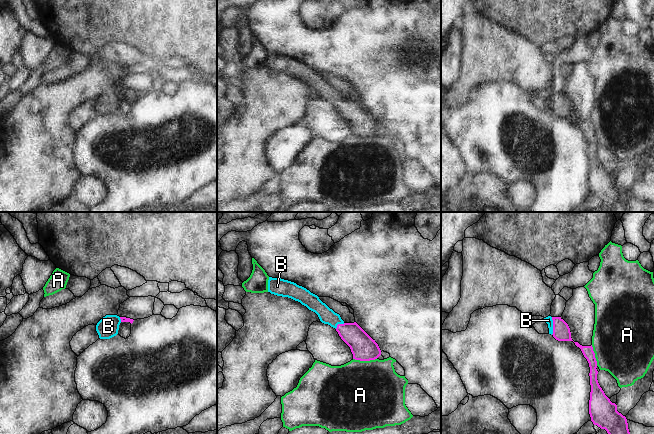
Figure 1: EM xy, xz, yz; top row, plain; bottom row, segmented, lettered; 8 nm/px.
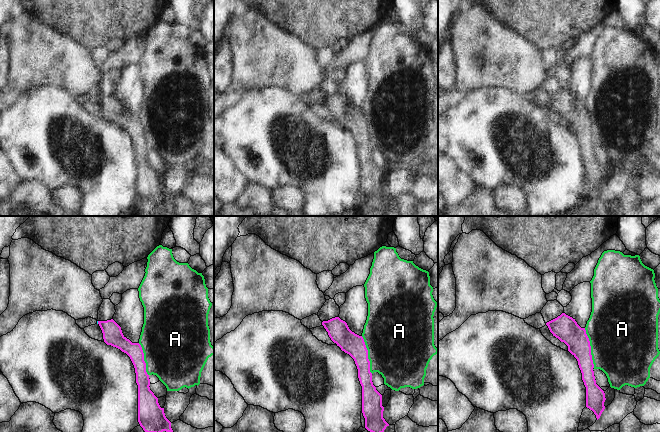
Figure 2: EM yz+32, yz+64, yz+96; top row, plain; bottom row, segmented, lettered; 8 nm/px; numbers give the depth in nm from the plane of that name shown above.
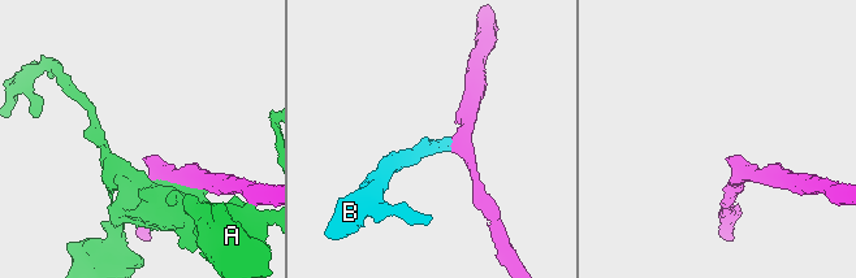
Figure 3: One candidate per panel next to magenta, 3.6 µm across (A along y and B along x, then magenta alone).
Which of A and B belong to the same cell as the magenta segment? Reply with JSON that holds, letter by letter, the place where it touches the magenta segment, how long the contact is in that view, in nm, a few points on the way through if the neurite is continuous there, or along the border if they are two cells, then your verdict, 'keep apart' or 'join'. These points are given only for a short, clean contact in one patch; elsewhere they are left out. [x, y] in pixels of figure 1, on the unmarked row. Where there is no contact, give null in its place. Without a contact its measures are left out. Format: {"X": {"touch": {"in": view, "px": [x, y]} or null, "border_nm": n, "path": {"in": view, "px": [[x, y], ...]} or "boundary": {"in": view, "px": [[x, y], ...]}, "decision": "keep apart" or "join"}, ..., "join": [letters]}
{"A": {"touch": {"in": "xz", "px": [365, 136]}, "border_nm": 190, "decision": "keep apart"}, "B": {"touch": {"in": "yz", "px": [553, 102]}, "border_nm": 140, "path": {"in": "yz", "px": [[561, 107], [553, 102], [548, 96]]}, "decision": "join"}, "join": ["B"]}

